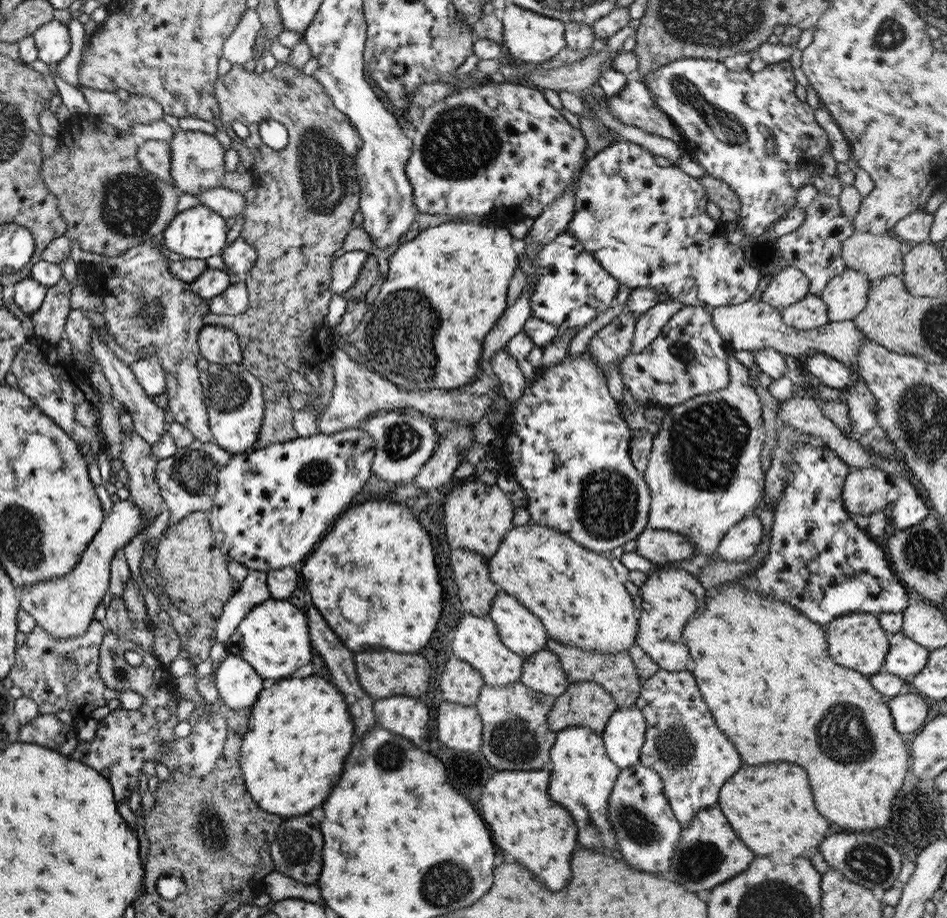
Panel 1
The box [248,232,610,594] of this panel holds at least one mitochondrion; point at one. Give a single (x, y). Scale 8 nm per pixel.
(400, 339)

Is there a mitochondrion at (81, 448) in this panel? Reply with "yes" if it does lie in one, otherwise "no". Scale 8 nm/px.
no

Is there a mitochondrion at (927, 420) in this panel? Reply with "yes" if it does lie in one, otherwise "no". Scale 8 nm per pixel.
yes

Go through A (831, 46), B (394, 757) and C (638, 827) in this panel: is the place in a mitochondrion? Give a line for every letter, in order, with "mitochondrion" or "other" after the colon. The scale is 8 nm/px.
A: other
B: mitochondrion
C: mitochondrion

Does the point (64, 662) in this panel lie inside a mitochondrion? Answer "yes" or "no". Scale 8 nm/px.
yes

